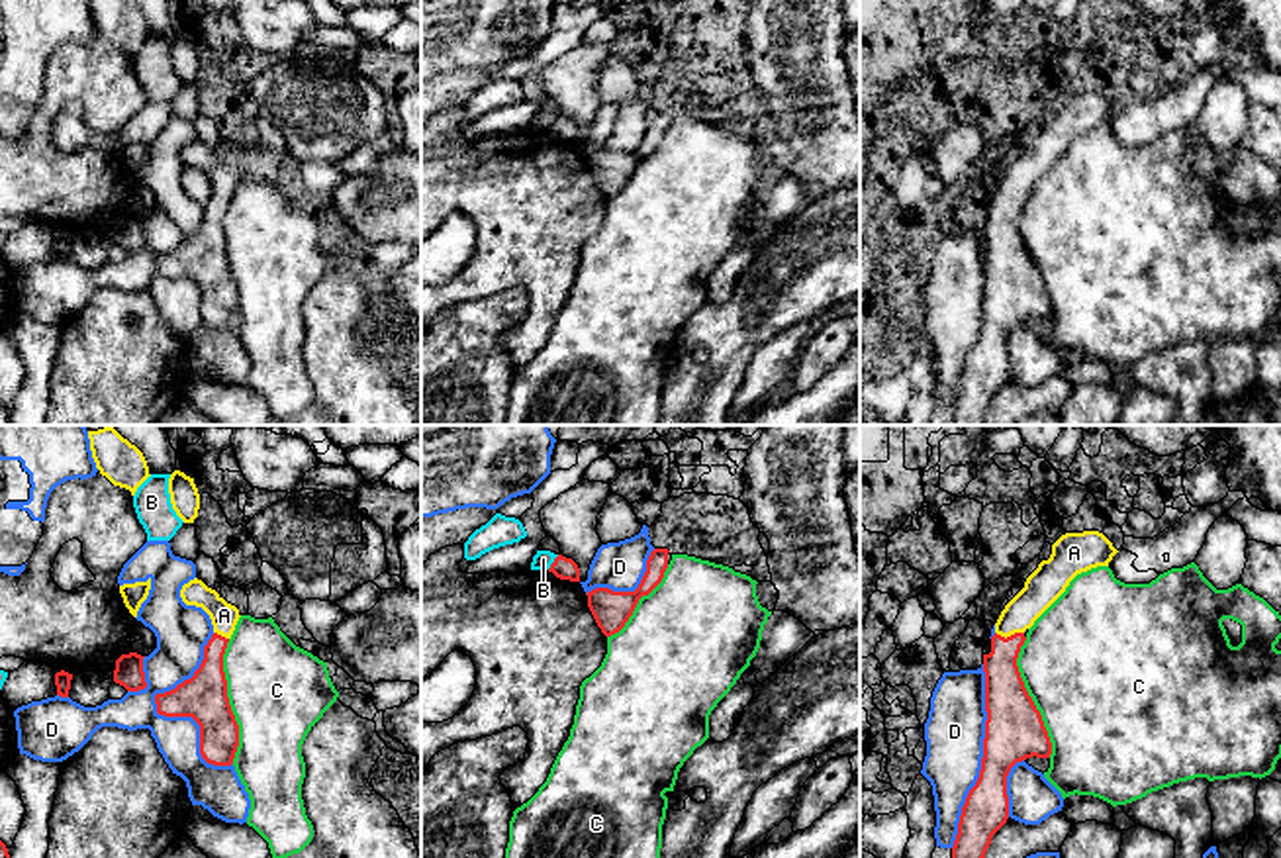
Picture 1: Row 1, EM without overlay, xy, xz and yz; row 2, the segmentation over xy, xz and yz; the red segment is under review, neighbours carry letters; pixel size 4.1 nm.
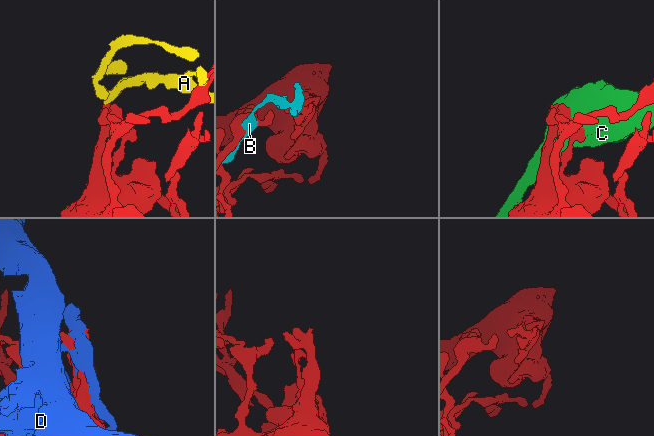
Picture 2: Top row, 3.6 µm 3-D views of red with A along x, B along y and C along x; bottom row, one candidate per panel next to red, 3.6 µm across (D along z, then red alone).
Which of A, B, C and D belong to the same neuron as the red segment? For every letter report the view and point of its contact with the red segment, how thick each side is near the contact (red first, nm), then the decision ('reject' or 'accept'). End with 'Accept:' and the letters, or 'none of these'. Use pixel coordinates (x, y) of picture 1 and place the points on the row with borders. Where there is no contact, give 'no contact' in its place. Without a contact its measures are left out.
A: contact yz (1009, 637); calibres 180 and 150 nm; accept
B: contact xz (553, 563); calibres 90 and 80 nm; reject
C: contact xy (228, 702); calibres 190 and 400 nm; reject
D: contact xy (161, 714); calibres 190 and 190 nm; reject
Accept: A

